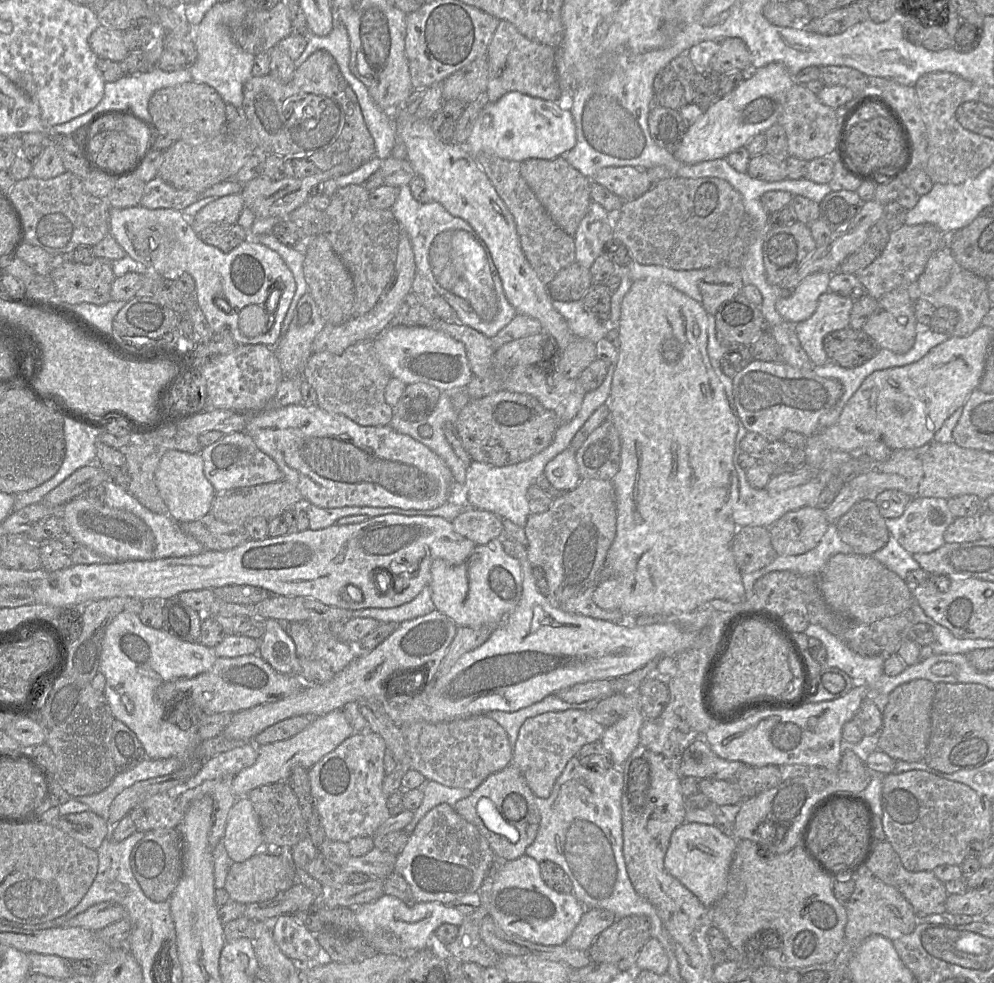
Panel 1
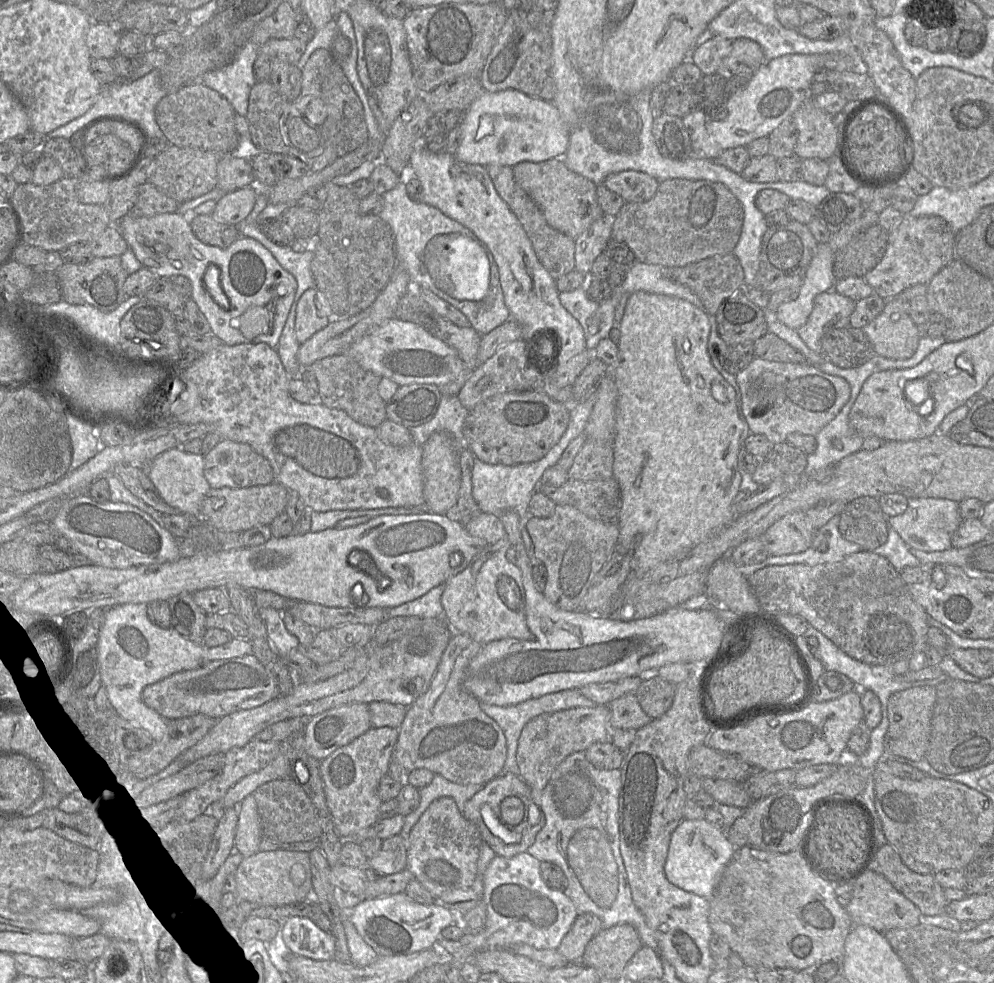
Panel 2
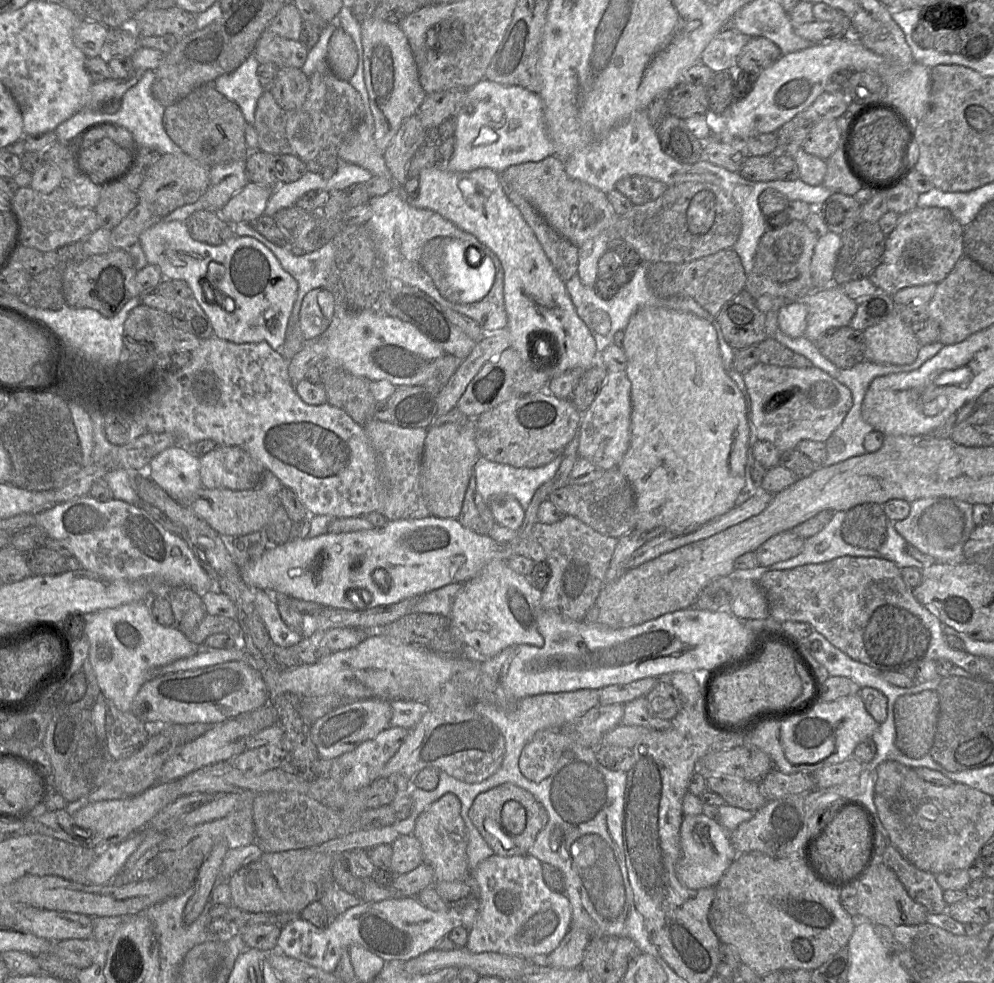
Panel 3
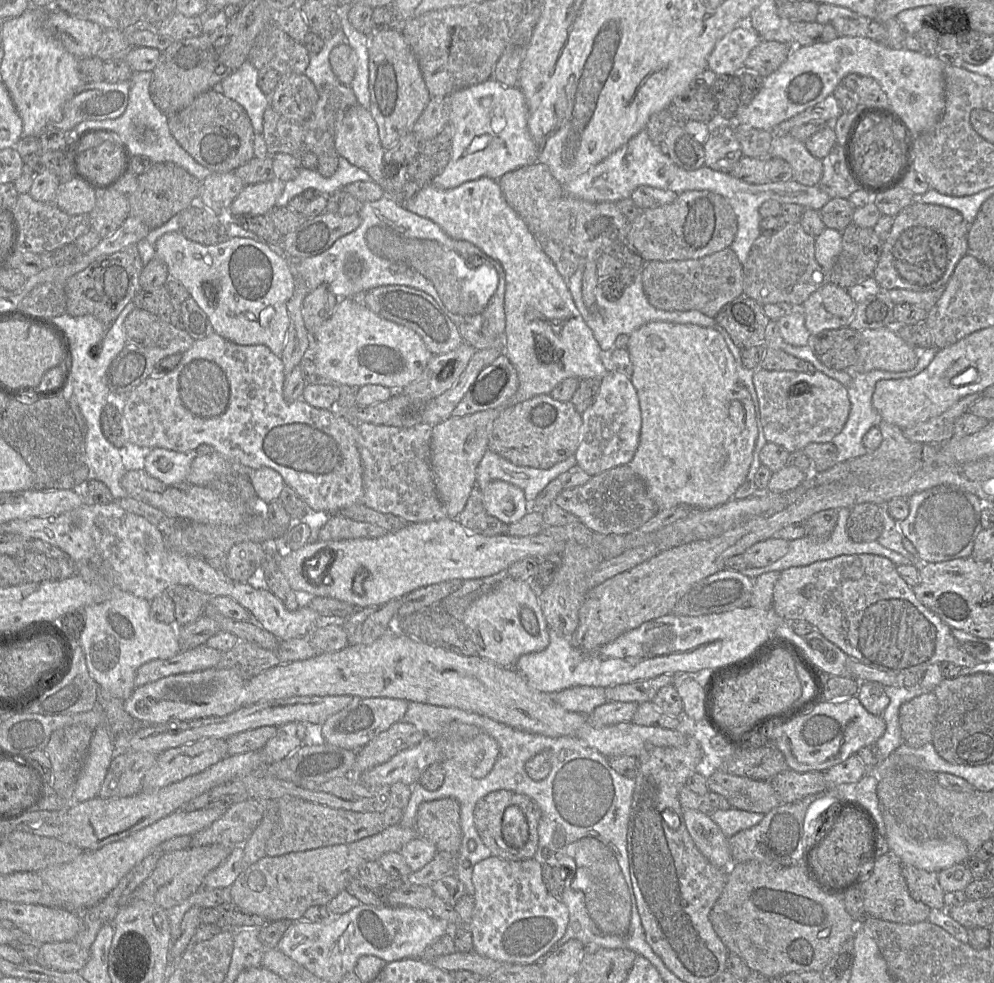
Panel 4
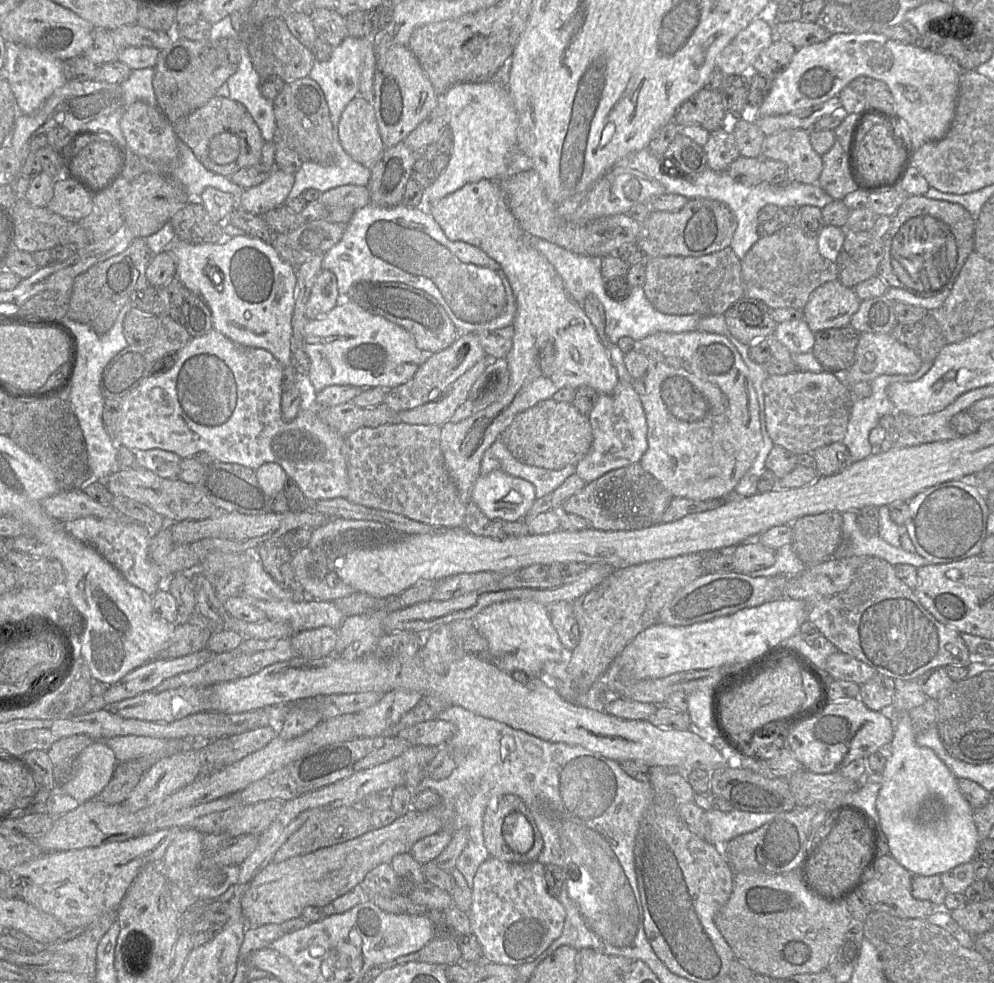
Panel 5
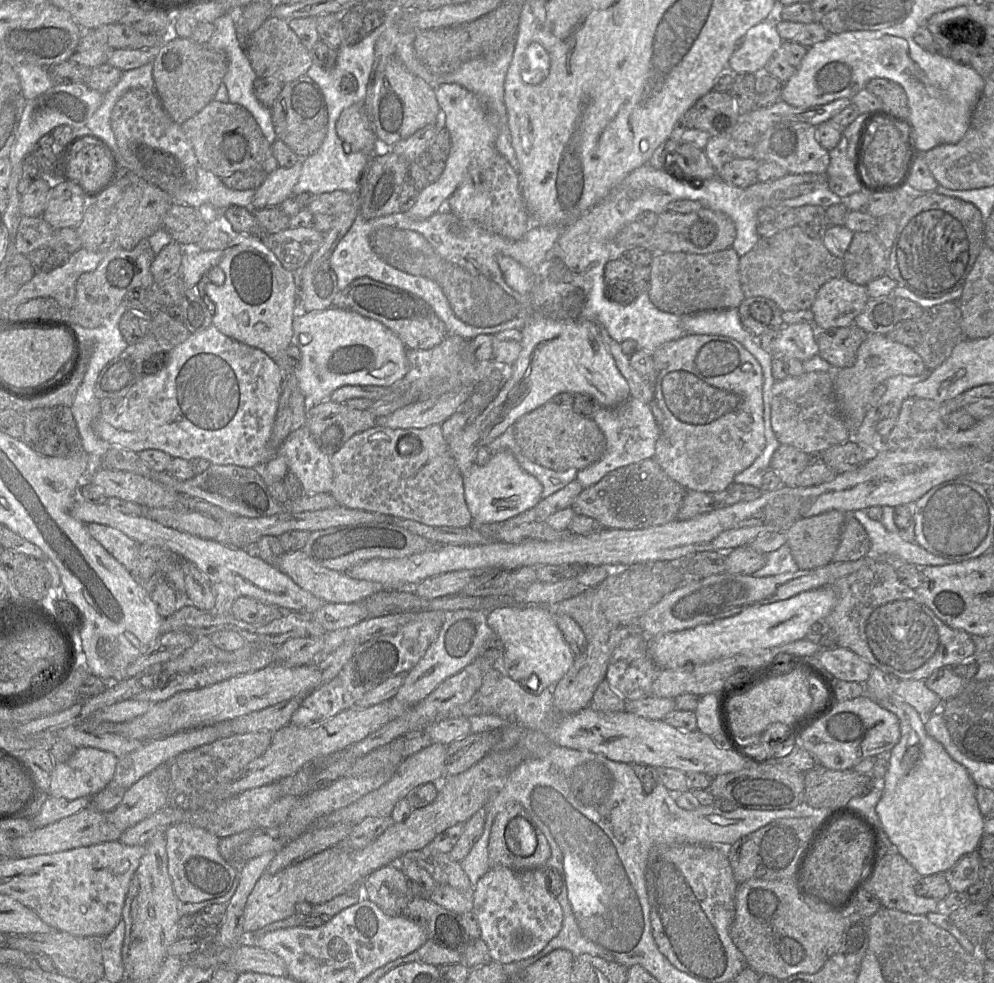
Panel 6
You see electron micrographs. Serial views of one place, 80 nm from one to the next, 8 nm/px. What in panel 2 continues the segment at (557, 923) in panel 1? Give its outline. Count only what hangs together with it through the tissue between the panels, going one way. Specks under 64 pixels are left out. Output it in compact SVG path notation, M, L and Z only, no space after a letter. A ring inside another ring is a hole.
M527 852L511 858L495 856L484 872L486 923L481 931L467 931L460 942L475 952L525 943L540 949L557 949L578 914L564 893L549 889L540 873L540 861Z

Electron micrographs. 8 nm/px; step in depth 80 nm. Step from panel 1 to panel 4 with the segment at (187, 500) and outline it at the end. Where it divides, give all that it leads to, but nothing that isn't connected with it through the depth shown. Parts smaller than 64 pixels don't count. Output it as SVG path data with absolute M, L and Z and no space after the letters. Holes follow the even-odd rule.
M153 448L145 458L144 469L167 485L187 482L192 457L183 452Z

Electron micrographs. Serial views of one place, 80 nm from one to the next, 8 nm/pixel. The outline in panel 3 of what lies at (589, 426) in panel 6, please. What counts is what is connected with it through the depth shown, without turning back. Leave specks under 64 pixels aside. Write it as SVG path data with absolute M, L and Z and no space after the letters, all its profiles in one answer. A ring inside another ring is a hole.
M547 389L510 399L475 418L475 442L485 459L516 468L545 466L561 455L578 434L582 413L570 399L560 399Z

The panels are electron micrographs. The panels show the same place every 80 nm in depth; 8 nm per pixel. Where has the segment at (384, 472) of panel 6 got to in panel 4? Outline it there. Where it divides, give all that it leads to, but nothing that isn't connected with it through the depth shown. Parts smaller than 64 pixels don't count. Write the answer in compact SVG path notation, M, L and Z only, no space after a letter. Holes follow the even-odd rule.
M360 423L356 426L356 443L363 468L363 504L393 514L408 523L448 518L434 482L431 466L433 426L419 423L409 428Z

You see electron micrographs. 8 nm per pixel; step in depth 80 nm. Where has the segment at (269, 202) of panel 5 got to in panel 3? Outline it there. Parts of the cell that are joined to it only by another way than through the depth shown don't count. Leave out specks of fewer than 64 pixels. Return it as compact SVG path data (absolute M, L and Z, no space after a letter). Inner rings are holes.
M248 182L220 211L214 212L220 213L223 219L230 224L249 223L264 214L272 192L272 188Z

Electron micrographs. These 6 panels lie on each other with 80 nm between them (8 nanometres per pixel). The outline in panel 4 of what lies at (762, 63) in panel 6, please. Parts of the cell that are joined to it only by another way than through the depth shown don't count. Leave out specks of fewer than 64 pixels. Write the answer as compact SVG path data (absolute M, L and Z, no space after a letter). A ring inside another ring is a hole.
M747 23L723 36L708 56L707 67L717 75L737 74L744 70L750 51L762 40Z

